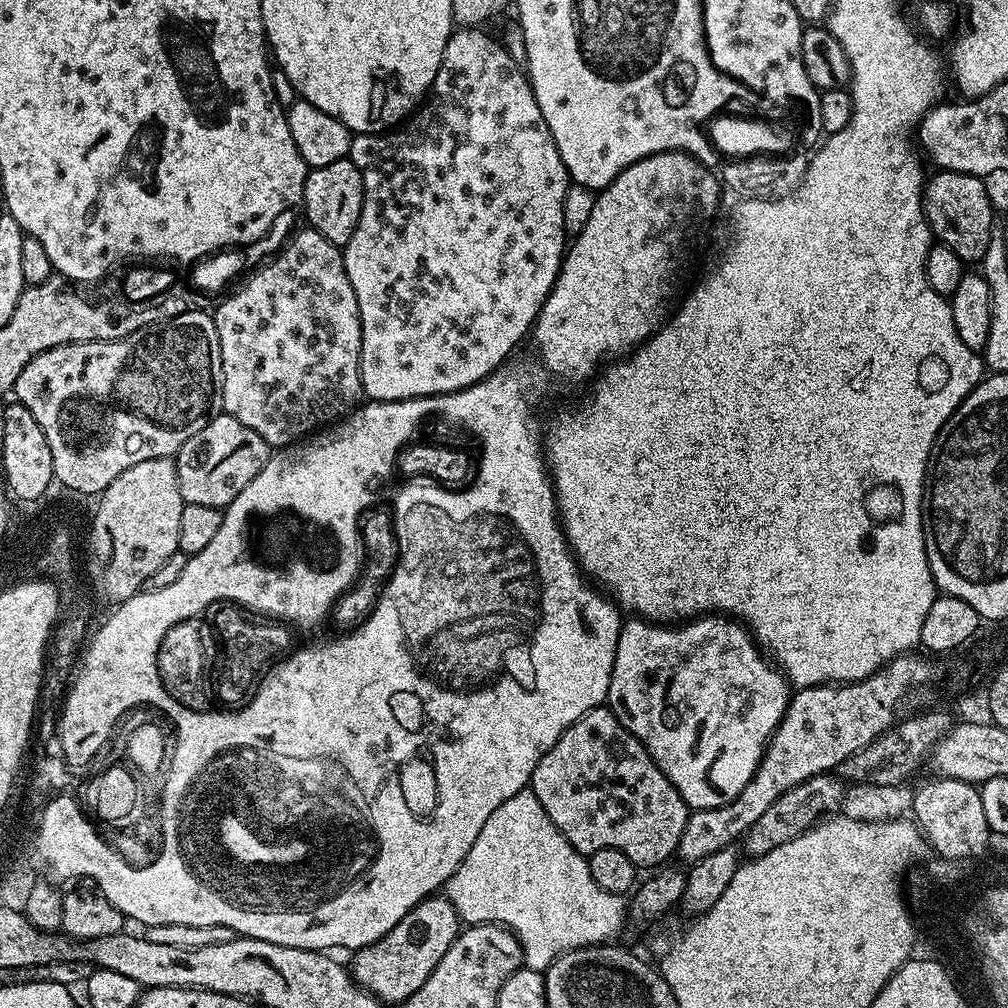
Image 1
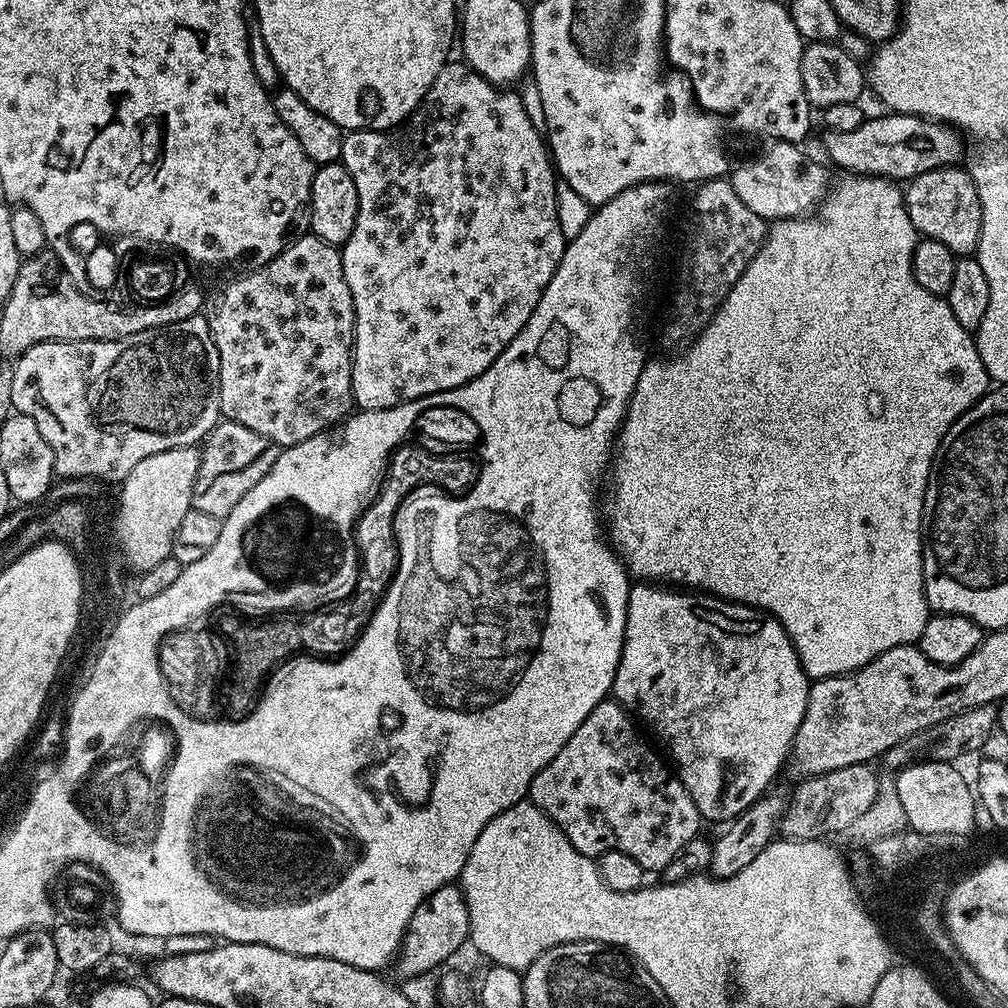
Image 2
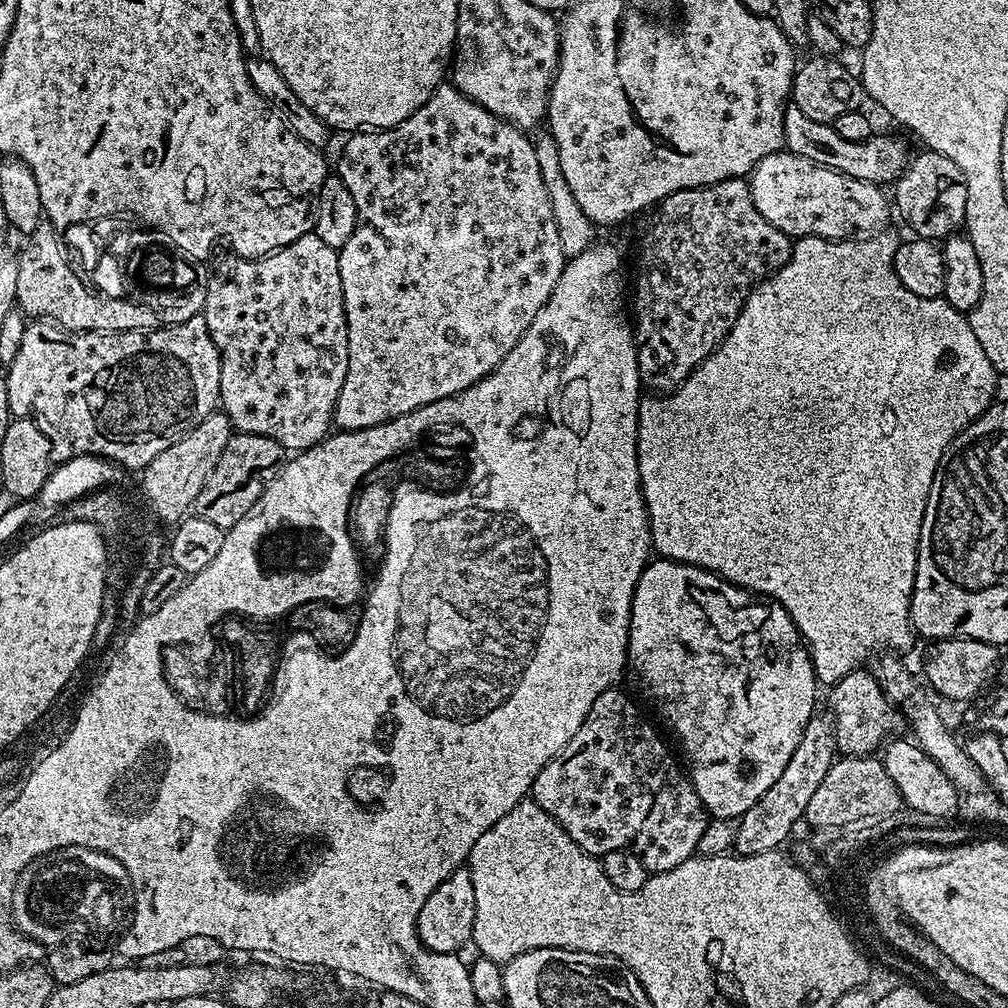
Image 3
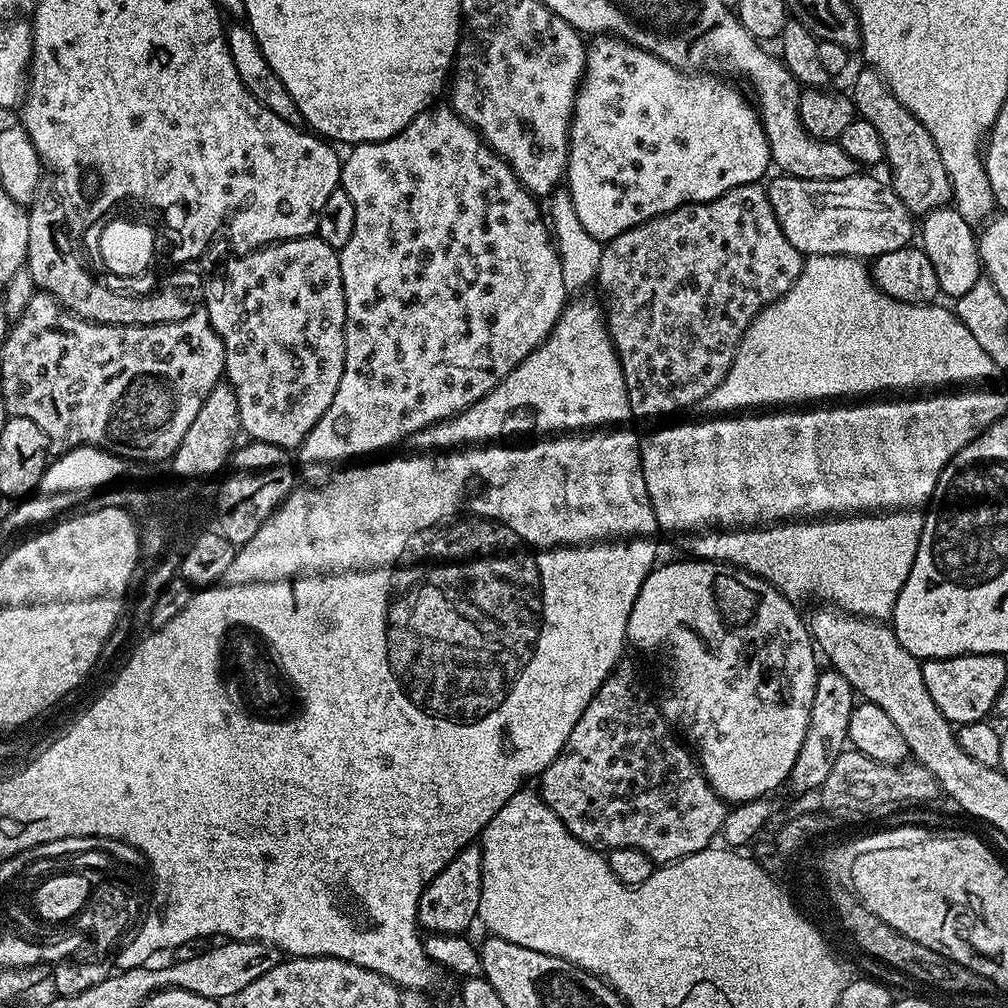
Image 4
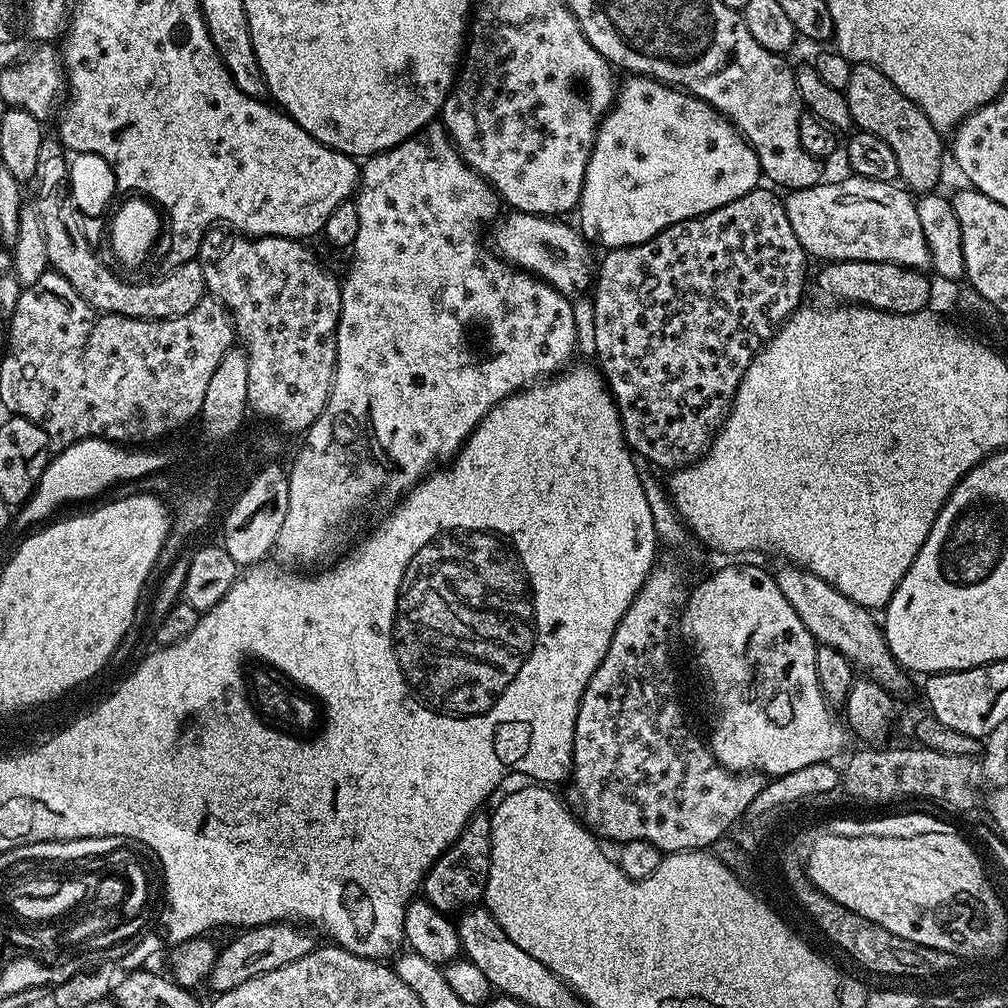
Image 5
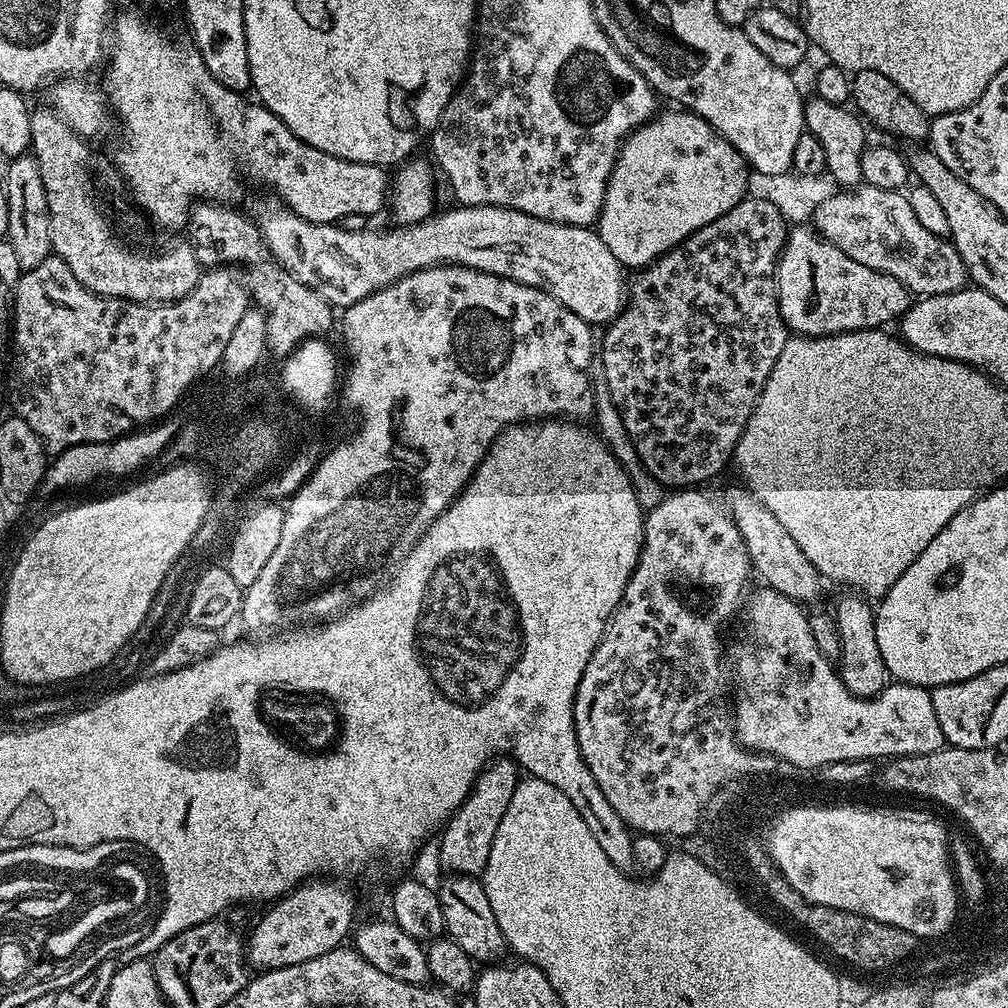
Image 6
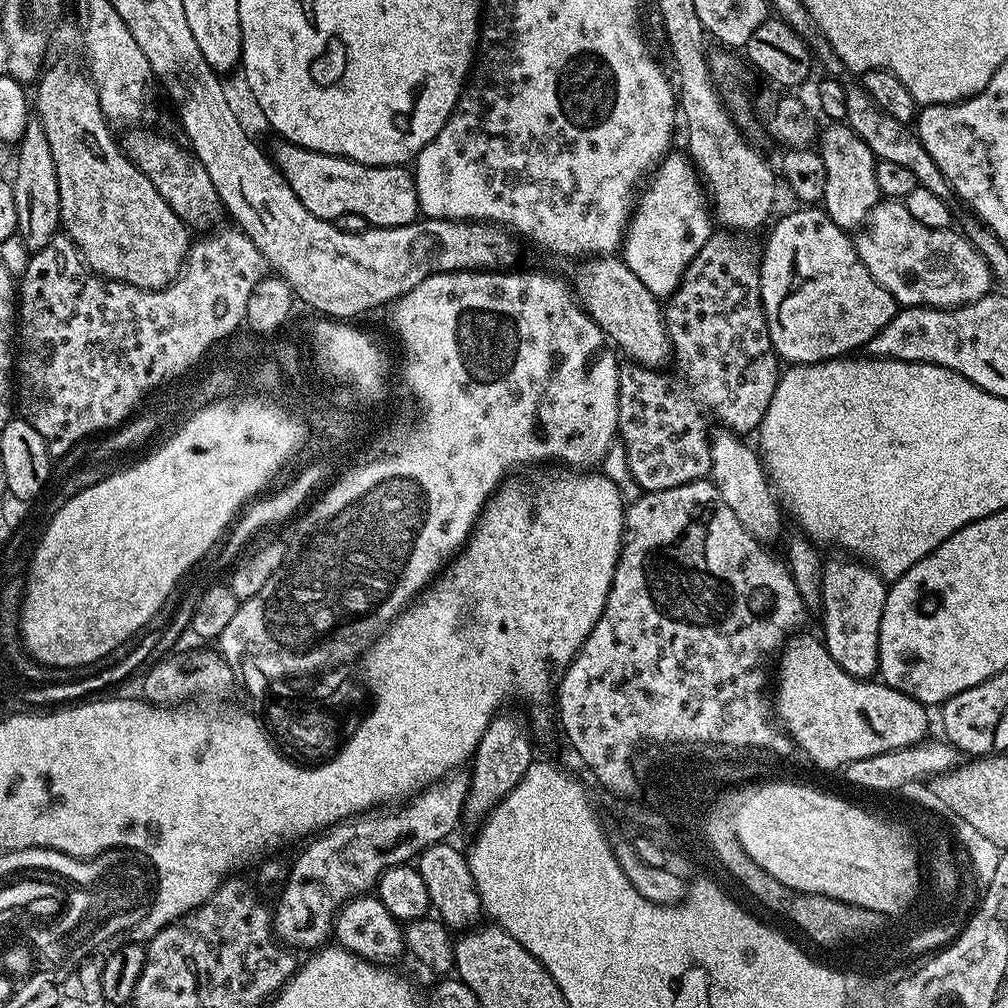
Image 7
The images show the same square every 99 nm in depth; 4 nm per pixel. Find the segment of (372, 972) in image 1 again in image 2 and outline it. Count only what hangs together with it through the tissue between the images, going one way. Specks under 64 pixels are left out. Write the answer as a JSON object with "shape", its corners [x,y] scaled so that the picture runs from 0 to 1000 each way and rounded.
{"shape":[[[451,876],[440,877],[427,891],[411,903],[411,911],[407,911],[401,934],[393,945],[391,961],[397,968],[417,968],[420,964],[429,964],[436,956],[440,956],[459,937],[465,936],[464,900],[460,884]]]}

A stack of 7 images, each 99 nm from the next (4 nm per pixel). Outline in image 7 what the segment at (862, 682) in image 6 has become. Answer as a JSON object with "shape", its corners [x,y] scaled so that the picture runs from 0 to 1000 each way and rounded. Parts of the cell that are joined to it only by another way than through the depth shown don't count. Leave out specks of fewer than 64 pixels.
{"shape":[[[849,554],[825,556],[816,561],[815,608],[817,631],[815,638],[823,653],[839,665],[839,669],[860,675],[870,670],[873,661],[873,618],[879,601],[882,580],[868,563]]]}

